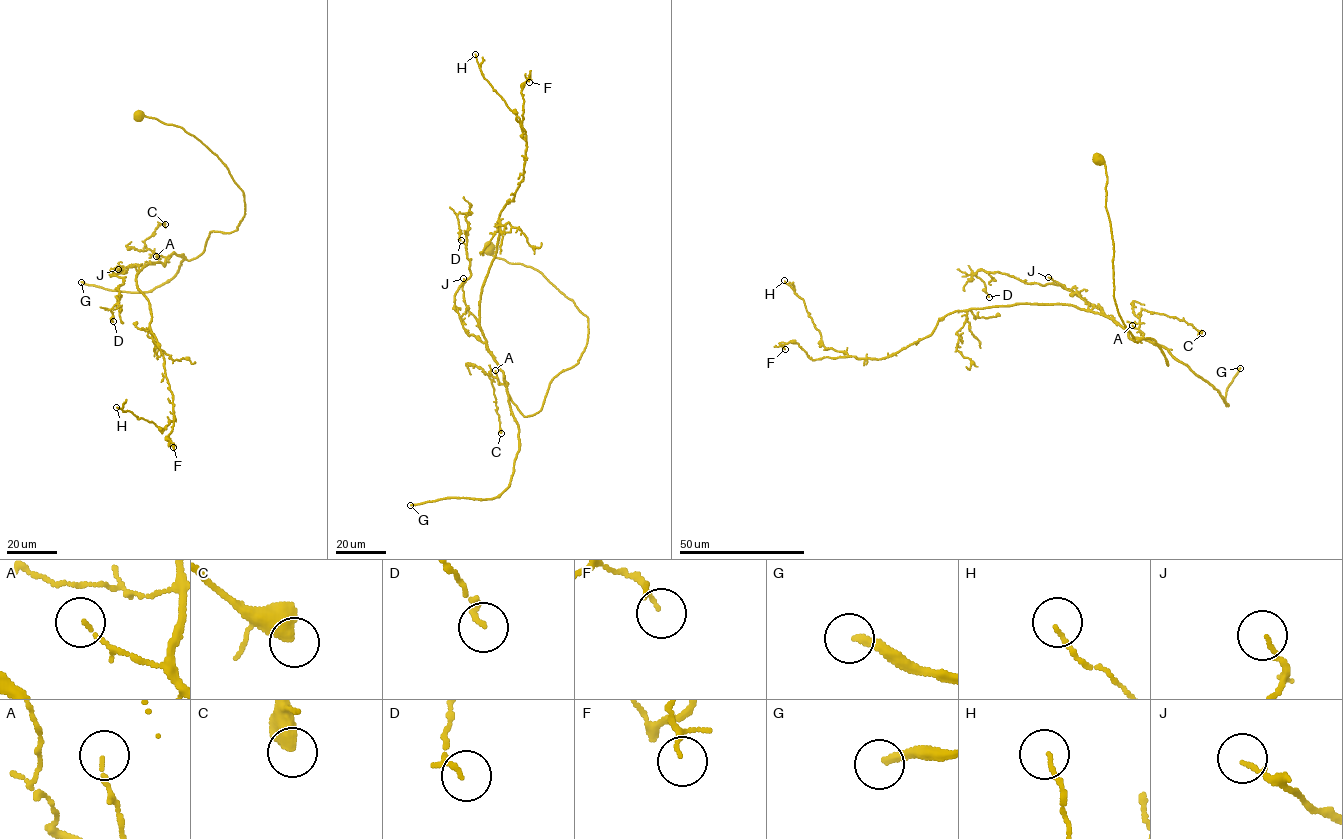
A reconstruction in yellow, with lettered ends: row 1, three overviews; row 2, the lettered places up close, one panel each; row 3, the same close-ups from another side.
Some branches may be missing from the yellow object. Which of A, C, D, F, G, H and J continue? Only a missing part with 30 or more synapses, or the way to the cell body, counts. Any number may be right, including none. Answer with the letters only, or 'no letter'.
G

